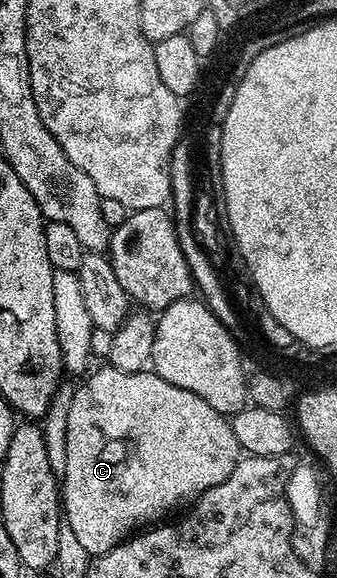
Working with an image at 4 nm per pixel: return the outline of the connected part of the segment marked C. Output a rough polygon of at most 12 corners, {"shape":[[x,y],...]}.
{"shape":[[153,371],[74,390],[64,523],[91,557],[224,483],[233,424]]}

